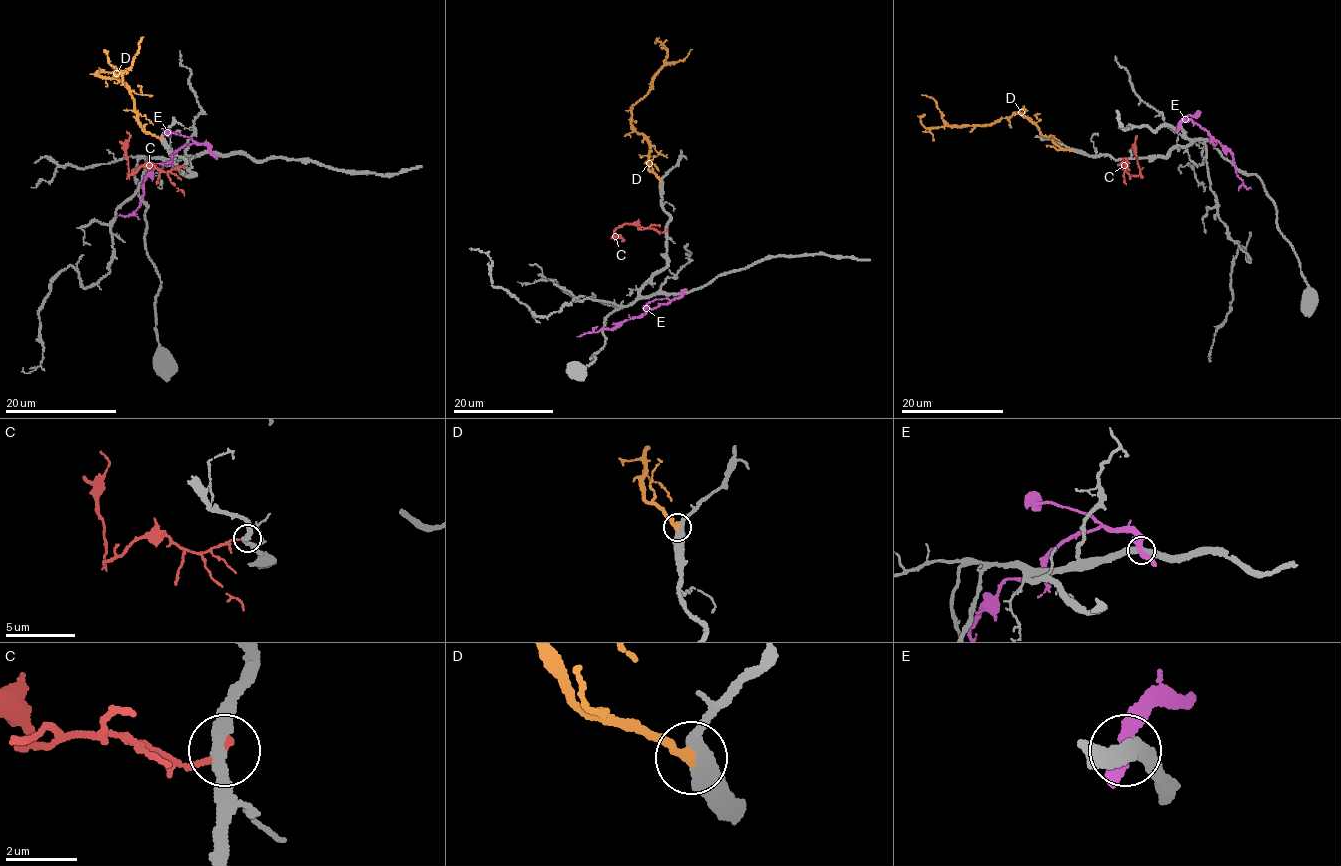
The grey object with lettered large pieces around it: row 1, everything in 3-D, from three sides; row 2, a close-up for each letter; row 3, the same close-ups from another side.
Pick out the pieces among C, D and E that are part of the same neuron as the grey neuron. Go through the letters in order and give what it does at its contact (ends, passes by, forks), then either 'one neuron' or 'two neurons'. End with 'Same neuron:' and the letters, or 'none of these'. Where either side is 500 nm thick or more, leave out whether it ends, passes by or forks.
C: it ends; two neurons
D: it ends; one neuron
E: it passes by; two neurons
Same neuron: D

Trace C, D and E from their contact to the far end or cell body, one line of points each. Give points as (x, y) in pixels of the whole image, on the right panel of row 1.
C: (1123, 158), (1127, 159), (1126, 167), (1128, 165), (1126, 164), (1124, 169), (1129, 174), (1138, 175), (1136, 135)
D: (1071, 150), (1058, 147), (1019, 112), (991, 124), (947, 125), (927, 128), (920, 117), (925, 114)
E: (1178, 128), (1178, 124), (1189, 120), (1217, 140), (1232, 154), (1235, 172), (1246, 188), (1251, 188)

